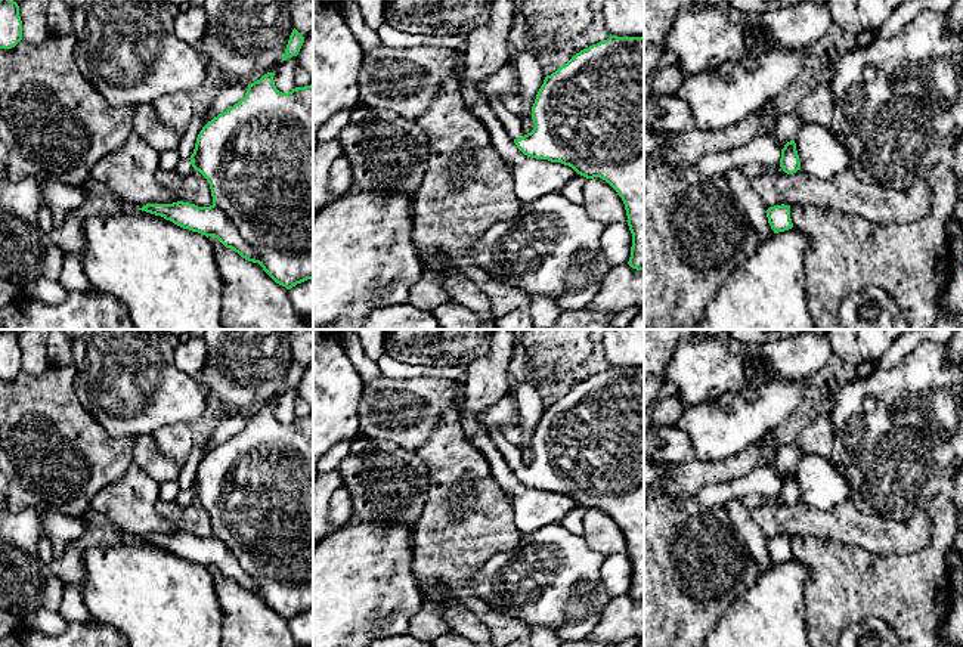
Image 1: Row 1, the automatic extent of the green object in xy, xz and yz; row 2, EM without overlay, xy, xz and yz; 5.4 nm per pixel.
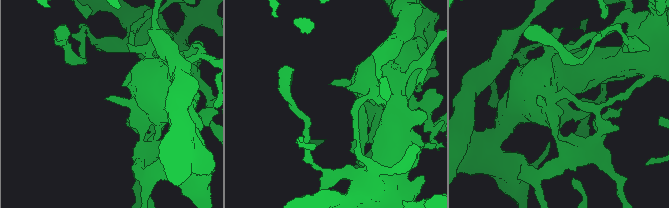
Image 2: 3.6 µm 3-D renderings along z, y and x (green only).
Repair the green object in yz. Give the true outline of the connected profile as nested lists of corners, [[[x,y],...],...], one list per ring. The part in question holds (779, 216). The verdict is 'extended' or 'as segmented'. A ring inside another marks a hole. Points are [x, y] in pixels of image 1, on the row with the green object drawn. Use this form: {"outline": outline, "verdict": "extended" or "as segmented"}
{"outline": [[[774,205],[767,210],[767,217],[774,233],[784,232],[793,227],[790,219],[790,205]]], "verdict": "as segmented"}

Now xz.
{"outline": [[[611,35],[576,53],[555,72],[546,75],[532,106],[533,130],[521,133],[515,118],[498,96],[490,96],[489,103],[496,117],[504,123],[510,137],[527,157],[548,160],[572,167],[578,174],[606,180],[622,198],[632,233],[632,269],[644,270],[644,37]]], "verdict": "extended"}

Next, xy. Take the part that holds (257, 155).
{"outline": [[[267,72],[248,84],[238,103],[208,121],[191,158],[176,167],[182,176],[196,170],[207,179],[213,196],[210,207],[177,201],[146,204],[137,210],[217,238],[291,290],[313,279],[313,84],[282,93],[273,75]]], "verdict": "extended"}

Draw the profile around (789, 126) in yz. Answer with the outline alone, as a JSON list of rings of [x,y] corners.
[[[790,111],[784,114],[780,118],[780,123],[777,127],[778,146],[783,149],[787,142],[795,140],[801,127],[802,127],[802,121],[796,114],[796,111]]]

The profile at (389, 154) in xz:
[[[368,108],[368,120],[350,121],[337,140],[352,164],[354,189],[415,196],[430,154],[418,121]]]

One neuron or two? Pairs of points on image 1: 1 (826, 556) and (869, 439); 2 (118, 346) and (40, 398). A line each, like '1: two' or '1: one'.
1: two
2: two

